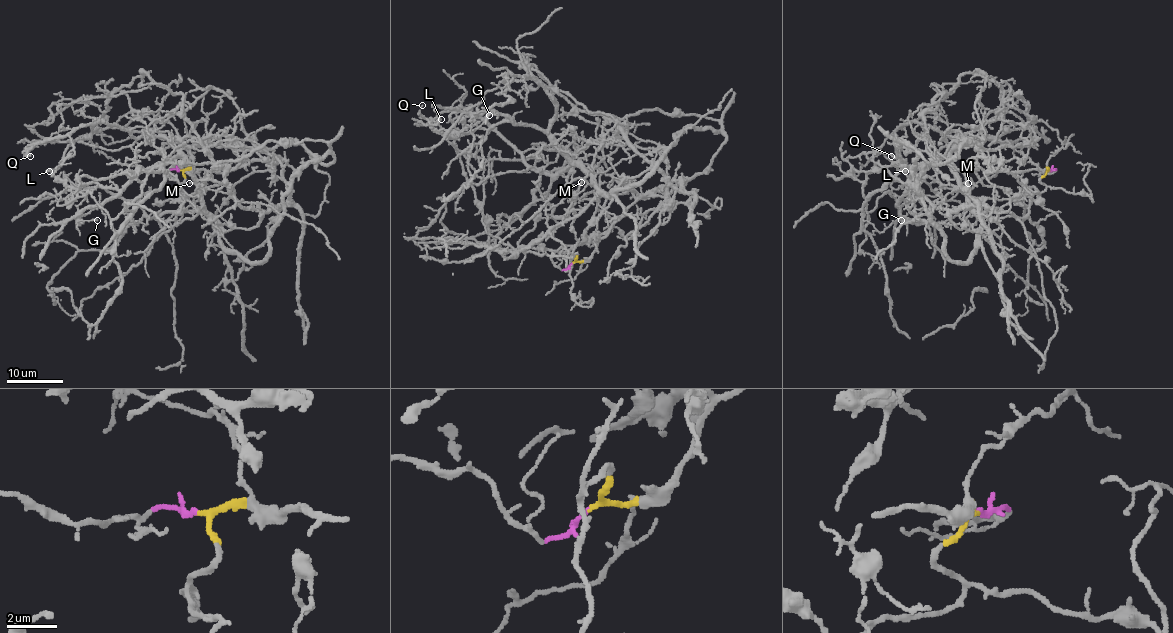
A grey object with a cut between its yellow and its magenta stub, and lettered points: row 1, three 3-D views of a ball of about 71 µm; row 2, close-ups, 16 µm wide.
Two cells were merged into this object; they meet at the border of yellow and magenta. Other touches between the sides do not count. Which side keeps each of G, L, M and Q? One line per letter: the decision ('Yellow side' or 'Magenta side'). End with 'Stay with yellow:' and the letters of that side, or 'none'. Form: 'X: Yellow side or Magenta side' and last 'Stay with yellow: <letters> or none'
G: Magenta side
L: Magenta side
M: Magenta side
Q: Magenta side
Stay with yellow: none

